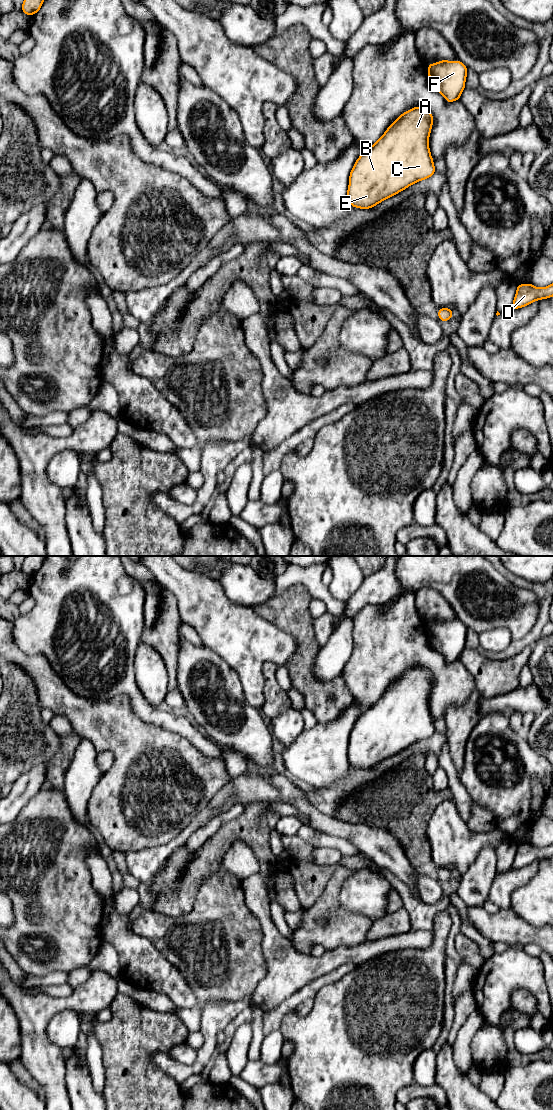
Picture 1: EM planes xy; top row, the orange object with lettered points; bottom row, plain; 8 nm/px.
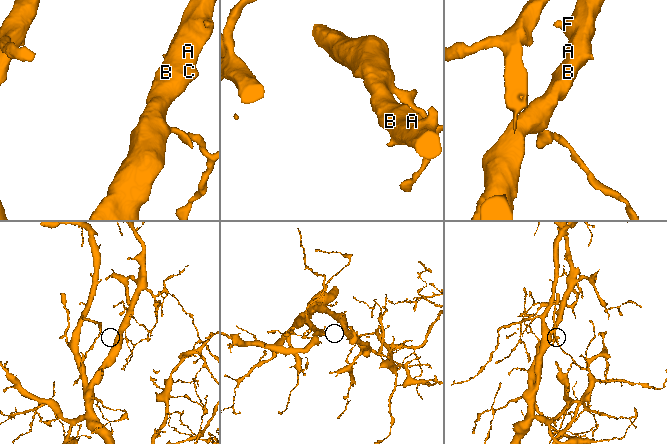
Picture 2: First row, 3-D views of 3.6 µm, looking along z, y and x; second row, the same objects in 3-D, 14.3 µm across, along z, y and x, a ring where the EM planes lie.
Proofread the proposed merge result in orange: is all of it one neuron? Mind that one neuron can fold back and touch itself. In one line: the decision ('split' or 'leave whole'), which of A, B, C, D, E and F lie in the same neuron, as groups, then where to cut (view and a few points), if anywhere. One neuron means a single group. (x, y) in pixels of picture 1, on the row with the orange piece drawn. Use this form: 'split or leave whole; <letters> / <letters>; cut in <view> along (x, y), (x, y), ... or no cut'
leave whole; A B C D E F; no cut

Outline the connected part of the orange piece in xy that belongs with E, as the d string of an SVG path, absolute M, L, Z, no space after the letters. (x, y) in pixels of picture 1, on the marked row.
M414 107L400 115L377 142L364 149L349 176L349 204L369 209L410 185L431 177L436 171L429 150L432 125L432 113L424 107Z

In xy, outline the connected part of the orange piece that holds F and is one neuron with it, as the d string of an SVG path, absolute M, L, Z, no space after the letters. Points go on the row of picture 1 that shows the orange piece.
M440 60L428 65L431 86L441 93L448 103L460 99L465 89L467 67L461 61Z

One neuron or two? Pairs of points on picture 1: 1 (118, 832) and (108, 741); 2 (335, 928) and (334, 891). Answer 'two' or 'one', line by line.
1: one
2: one

